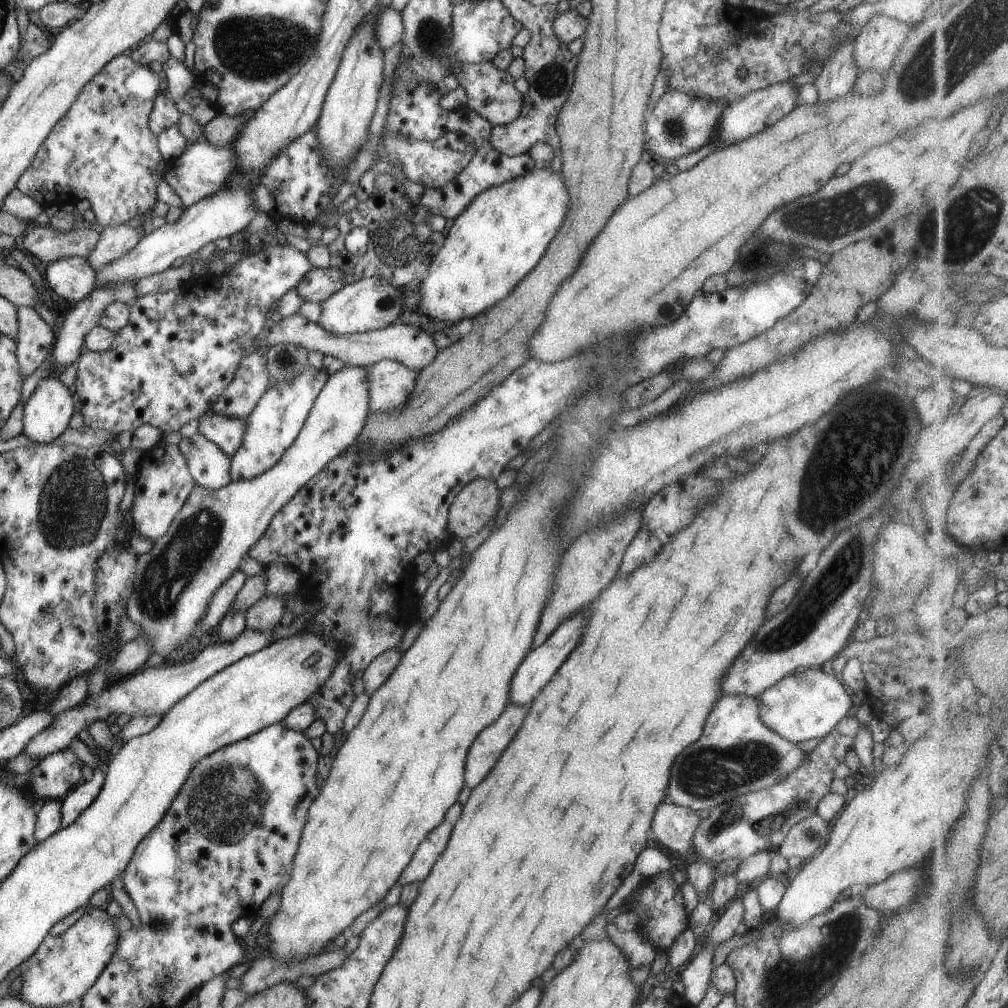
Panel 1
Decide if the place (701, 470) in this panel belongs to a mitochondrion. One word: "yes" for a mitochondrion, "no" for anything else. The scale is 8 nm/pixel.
no

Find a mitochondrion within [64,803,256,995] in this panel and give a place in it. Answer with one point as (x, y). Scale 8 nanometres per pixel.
(159, 926)

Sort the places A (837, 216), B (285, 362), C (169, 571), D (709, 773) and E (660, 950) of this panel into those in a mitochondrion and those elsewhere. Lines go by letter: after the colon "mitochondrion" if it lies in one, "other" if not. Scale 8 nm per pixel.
A: mitochondrion
B: mitochondrion
C: mitochondrion
D: mitochondrion
E: other

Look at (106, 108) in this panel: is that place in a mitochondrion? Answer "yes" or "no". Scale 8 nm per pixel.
yes

